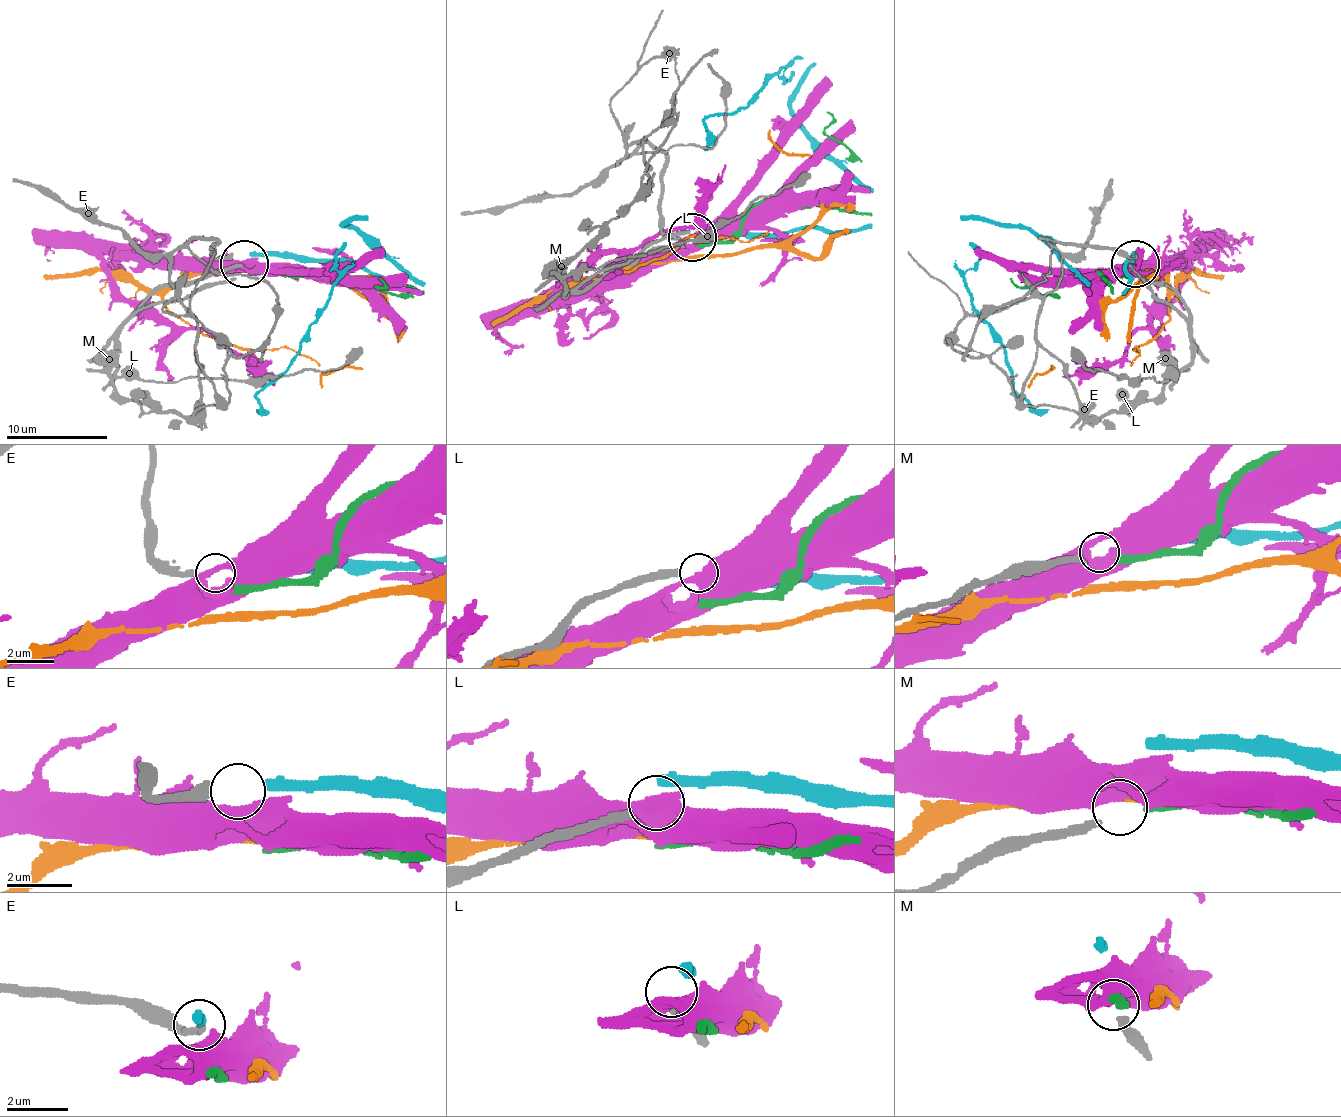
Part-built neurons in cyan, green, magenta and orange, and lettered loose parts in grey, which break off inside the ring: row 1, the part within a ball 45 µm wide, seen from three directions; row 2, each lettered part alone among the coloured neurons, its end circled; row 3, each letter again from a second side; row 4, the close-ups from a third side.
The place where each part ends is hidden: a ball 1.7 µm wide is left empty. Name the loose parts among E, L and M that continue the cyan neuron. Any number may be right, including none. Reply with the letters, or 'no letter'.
E

